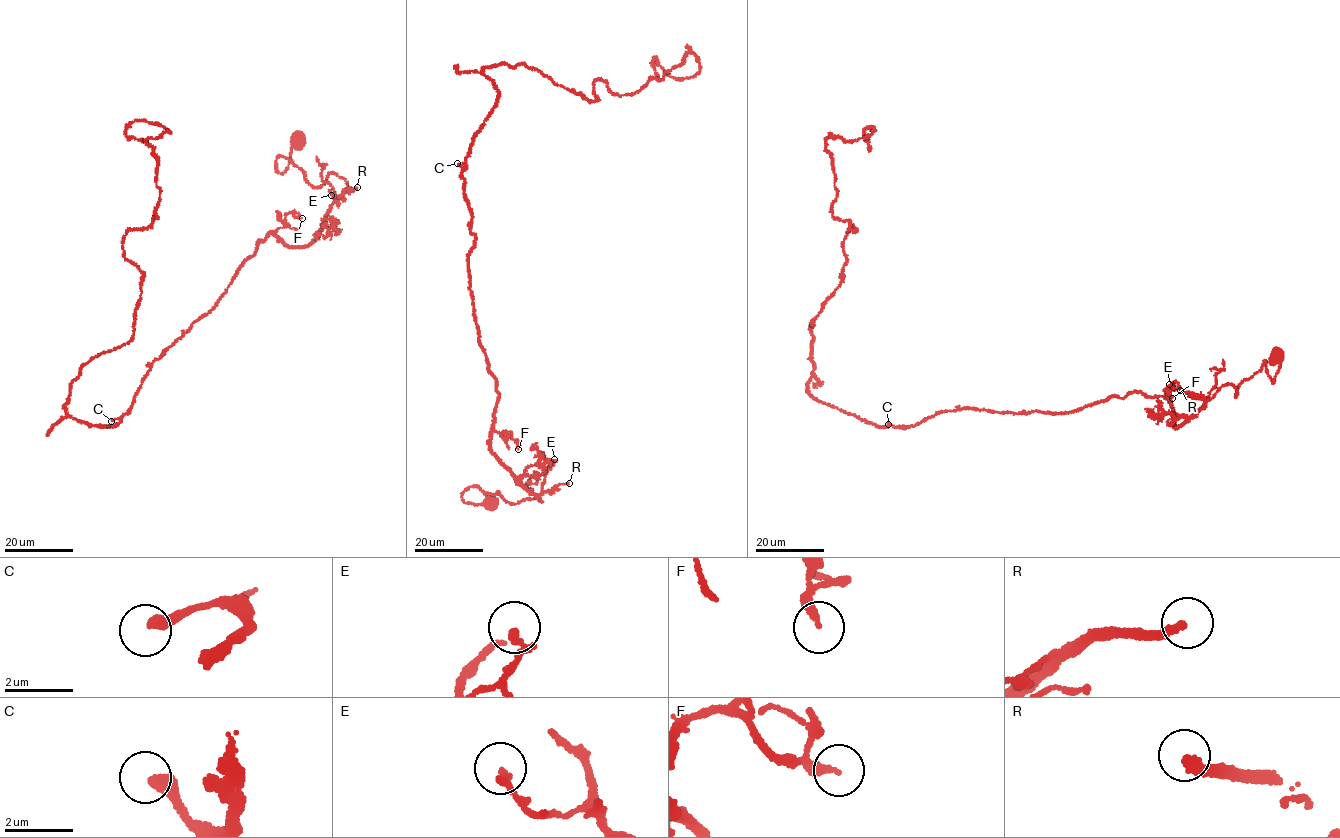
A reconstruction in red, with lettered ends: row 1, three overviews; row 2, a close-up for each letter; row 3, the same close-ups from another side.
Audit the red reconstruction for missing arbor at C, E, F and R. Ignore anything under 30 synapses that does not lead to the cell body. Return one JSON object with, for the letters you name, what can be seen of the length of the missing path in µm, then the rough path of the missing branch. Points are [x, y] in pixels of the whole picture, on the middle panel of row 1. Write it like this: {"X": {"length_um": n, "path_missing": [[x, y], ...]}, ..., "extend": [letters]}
{"R": {"length_um": 20, "path_missing": [[569, 483], [587, 472], [601, 473], [596, 467], [593, 469]]}, "extend": ["R"]}

